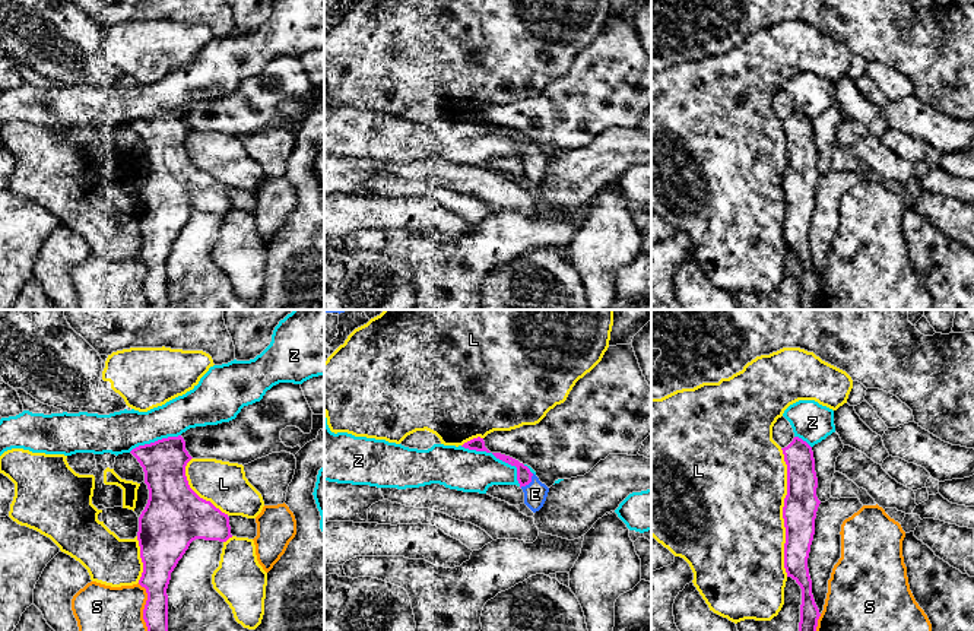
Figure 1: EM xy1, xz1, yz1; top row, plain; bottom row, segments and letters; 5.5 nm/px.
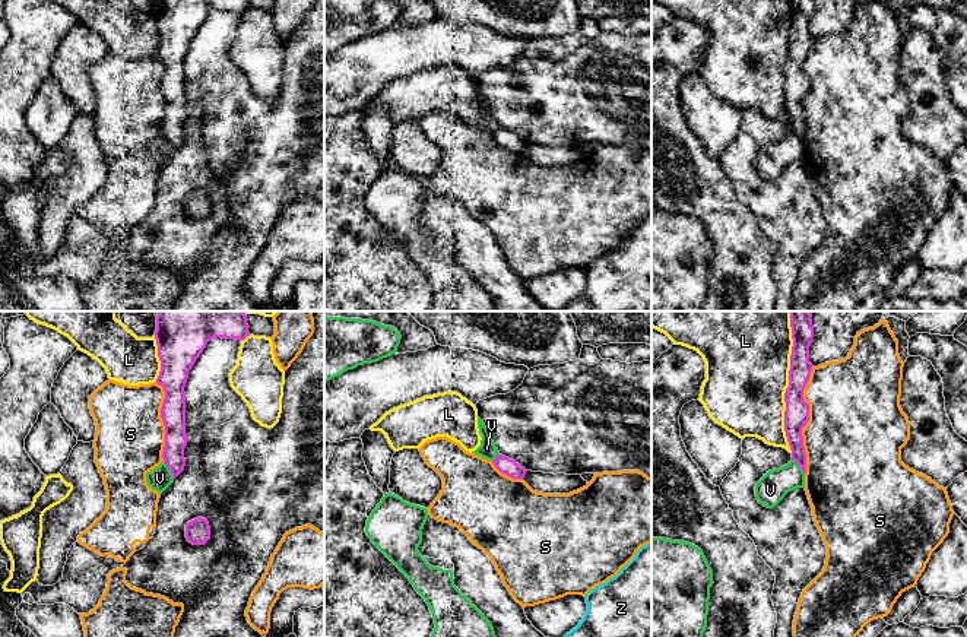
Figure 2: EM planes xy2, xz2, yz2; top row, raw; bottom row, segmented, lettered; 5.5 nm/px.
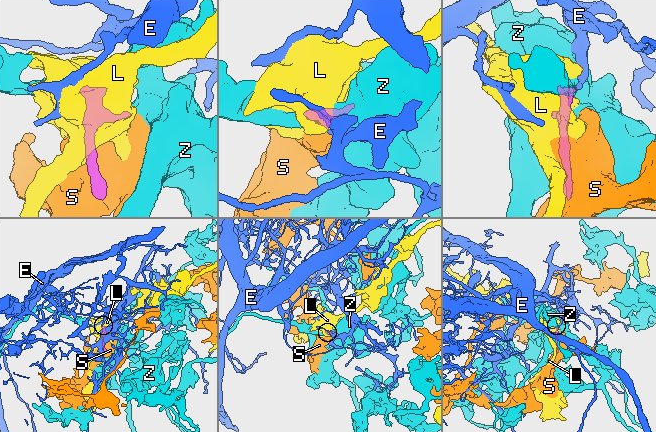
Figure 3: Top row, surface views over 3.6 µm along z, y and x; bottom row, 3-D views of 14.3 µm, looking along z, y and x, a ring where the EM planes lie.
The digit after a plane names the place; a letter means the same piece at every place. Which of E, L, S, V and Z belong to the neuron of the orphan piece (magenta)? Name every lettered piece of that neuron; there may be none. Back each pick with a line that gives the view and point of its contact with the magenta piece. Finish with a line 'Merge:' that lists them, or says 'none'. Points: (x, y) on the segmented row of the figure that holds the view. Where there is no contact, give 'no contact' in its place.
E: contact xz1 (529, 482)
Merge: E

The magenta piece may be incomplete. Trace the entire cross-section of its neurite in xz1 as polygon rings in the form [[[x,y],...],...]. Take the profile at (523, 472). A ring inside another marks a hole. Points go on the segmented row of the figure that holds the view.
[[[492,453],[496,459],[515,466],[517,467],[517,481],[520,483],[520,488],[524,492],[524,504],[533,511],[539,511],[548,497],[549,488],[539,481],[539,478],[530,472],[527,466],[520,463],[518,460],[501,454],[501,453]]]

